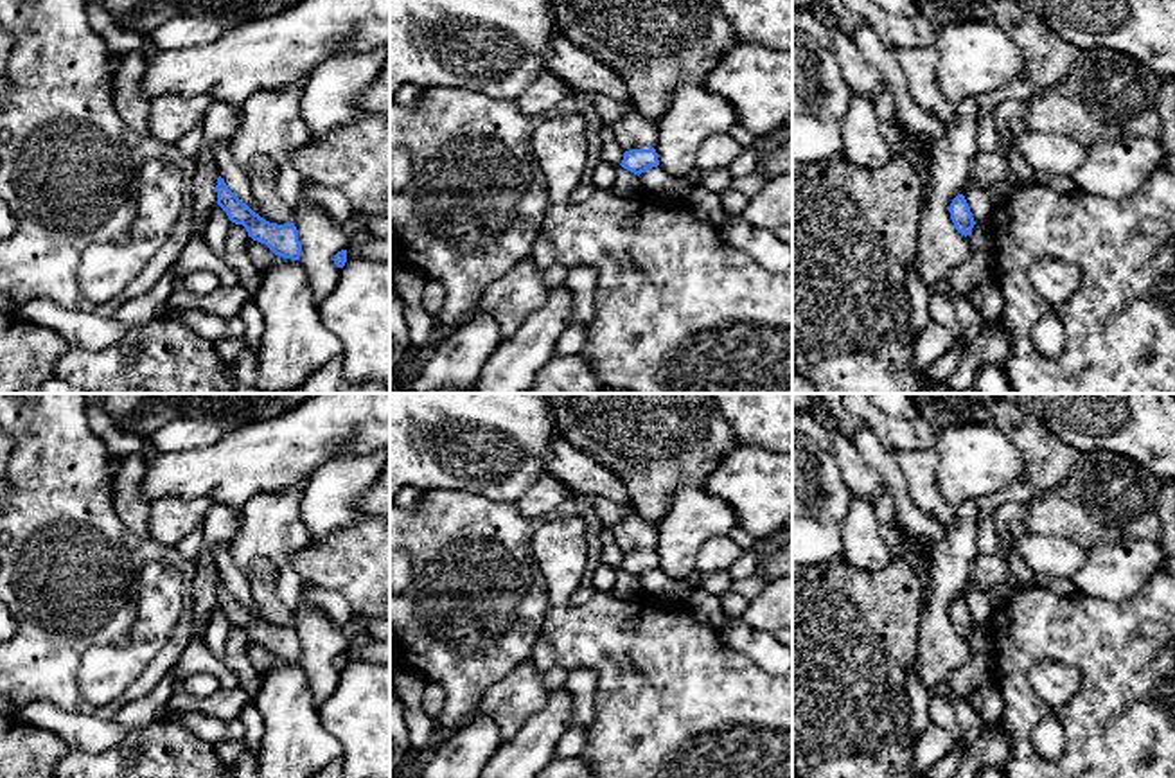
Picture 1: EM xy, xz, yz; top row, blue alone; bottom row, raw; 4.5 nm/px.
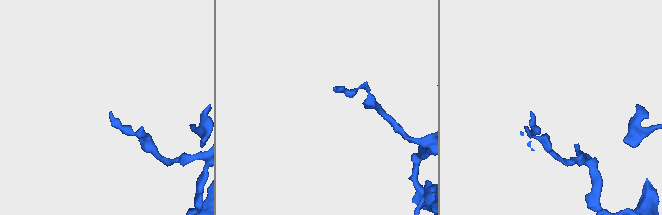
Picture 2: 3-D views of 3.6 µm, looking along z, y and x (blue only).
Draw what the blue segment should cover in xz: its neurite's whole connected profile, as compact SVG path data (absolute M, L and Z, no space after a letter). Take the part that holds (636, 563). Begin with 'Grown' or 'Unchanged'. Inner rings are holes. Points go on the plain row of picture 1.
Unchanged. M654 550L649 552L631 552L623 555L623 562L620 566L623 571L641 577L652 570L659 568L658 555Z

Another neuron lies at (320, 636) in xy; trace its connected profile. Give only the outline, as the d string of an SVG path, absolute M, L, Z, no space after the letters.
M300 600L295 611L295 629L302 645L304 668L316 708L336 690L340 670L334 658L347 650L349 640L341 627L316 604Z

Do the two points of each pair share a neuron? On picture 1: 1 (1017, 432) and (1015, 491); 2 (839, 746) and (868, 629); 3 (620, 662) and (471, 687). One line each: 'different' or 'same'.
1: different
2: same
3: different

